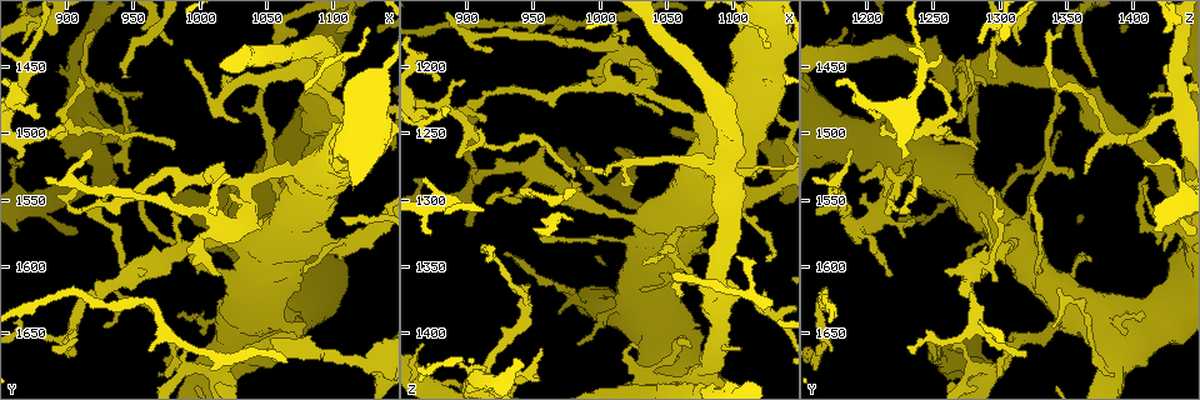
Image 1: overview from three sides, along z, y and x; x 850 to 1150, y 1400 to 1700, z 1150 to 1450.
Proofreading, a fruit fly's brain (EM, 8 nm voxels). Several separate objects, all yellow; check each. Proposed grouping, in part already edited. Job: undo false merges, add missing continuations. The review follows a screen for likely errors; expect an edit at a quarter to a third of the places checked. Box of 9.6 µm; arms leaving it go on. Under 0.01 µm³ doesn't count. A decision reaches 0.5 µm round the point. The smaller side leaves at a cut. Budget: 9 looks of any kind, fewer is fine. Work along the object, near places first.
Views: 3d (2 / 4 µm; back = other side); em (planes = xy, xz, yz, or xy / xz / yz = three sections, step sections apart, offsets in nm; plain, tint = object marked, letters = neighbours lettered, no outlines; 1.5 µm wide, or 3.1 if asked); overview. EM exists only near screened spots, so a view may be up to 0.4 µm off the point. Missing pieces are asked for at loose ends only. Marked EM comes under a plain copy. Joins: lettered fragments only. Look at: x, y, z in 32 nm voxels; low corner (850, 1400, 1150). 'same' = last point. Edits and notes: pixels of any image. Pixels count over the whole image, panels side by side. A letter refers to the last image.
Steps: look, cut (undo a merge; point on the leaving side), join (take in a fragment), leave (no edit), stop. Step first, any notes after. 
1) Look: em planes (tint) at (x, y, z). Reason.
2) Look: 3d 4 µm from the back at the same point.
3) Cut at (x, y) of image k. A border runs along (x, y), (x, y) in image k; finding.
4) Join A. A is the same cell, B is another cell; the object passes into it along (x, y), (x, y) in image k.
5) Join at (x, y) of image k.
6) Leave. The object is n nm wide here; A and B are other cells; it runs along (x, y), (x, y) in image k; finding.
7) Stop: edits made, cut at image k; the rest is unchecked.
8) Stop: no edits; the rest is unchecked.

Look: 3d 4 µm at (1126, 1498, 1344). End of a long branch.

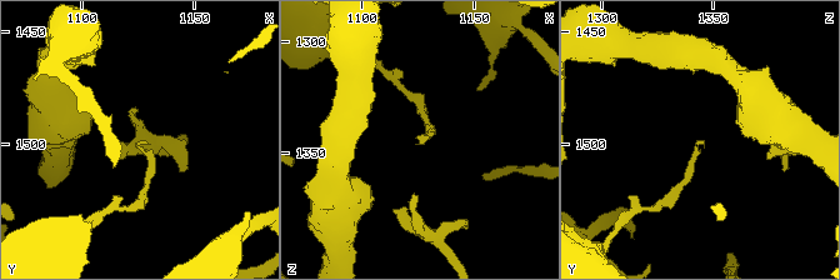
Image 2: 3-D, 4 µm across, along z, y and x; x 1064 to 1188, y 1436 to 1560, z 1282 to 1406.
Look: em planes (letters) at (1126, 1499, 1345).

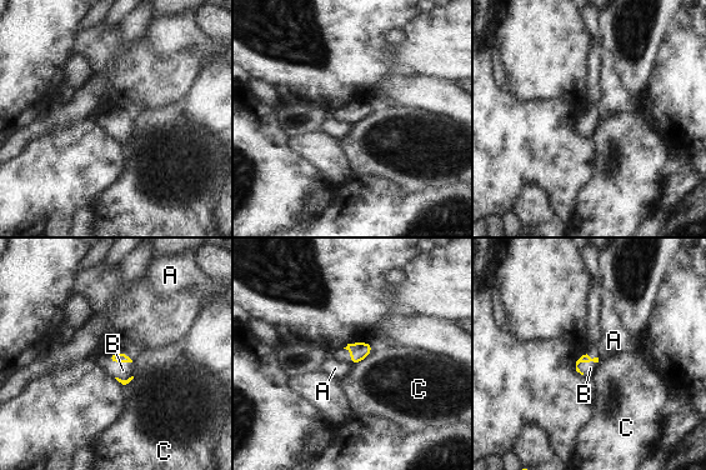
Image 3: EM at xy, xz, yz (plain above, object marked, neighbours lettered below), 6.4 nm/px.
Join B. B is the same cell, A and C are other cells; the object passes into it along (585, 358), (582, 361), (590, 368) in image 3; the neuron continues.

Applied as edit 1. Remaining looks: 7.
Look: overview.

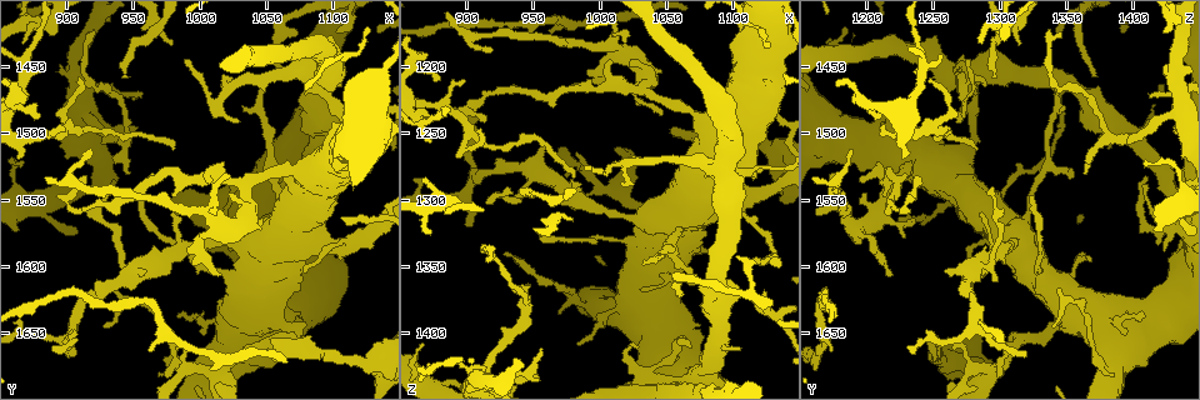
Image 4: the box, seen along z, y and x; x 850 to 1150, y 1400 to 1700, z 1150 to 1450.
Look: 3d 2 µm at (918, 1512, 1188). Thin end.

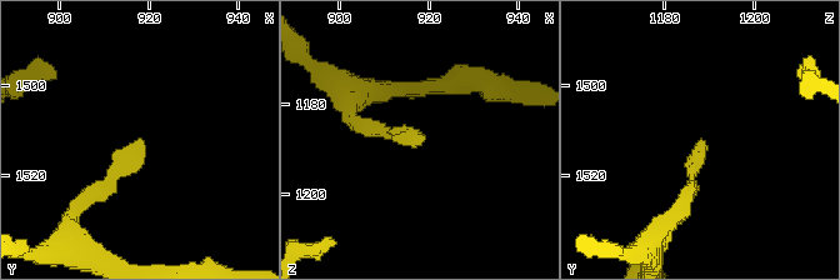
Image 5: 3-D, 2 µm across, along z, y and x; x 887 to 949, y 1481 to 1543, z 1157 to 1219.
Look: em xy step 4 (letters) at (918, 1511, 1188). Need the tissue.

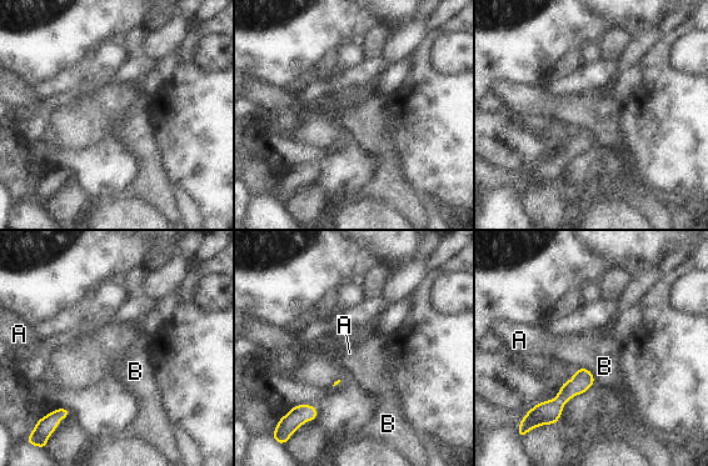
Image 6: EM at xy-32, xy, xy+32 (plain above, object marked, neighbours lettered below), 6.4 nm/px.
Leave. A and B are other cells; a border runs along (578, 366), (584, 367) in image 6; no lettered fragment goes on from it.

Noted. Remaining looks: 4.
Look: 3d 4 µm at (1002, 1578, 1202). Thick turns thin.

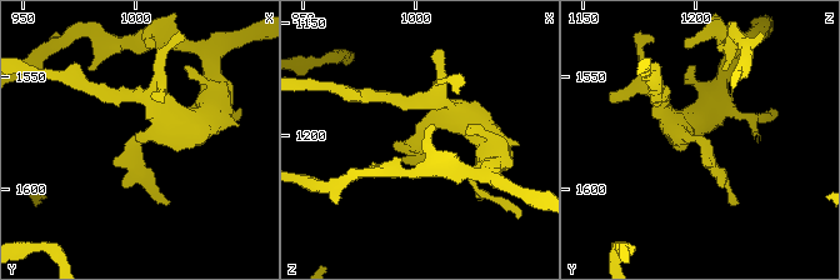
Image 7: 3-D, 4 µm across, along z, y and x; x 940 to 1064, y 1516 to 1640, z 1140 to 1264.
Look: em xz step 8 (tint) at (1001, 1577, 1202). Now the EM.

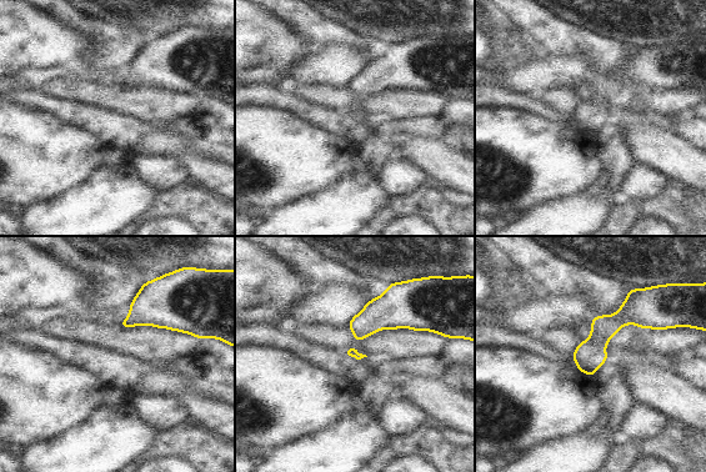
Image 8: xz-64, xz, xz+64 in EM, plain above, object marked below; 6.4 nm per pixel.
Look: em planes (letters) at the same point. Another direction.

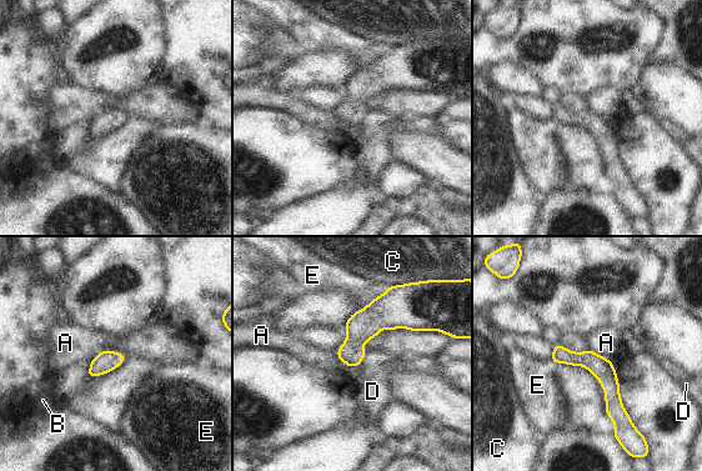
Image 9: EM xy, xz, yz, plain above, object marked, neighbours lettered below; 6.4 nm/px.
Leave. A, B, C, D and E are other cells; it runs along (557, 347), (608, 380), (618, 425) in image 9; one neuron here.

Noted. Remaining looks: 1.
Stop: edits made, join at image 3; the rest is unchecked.

